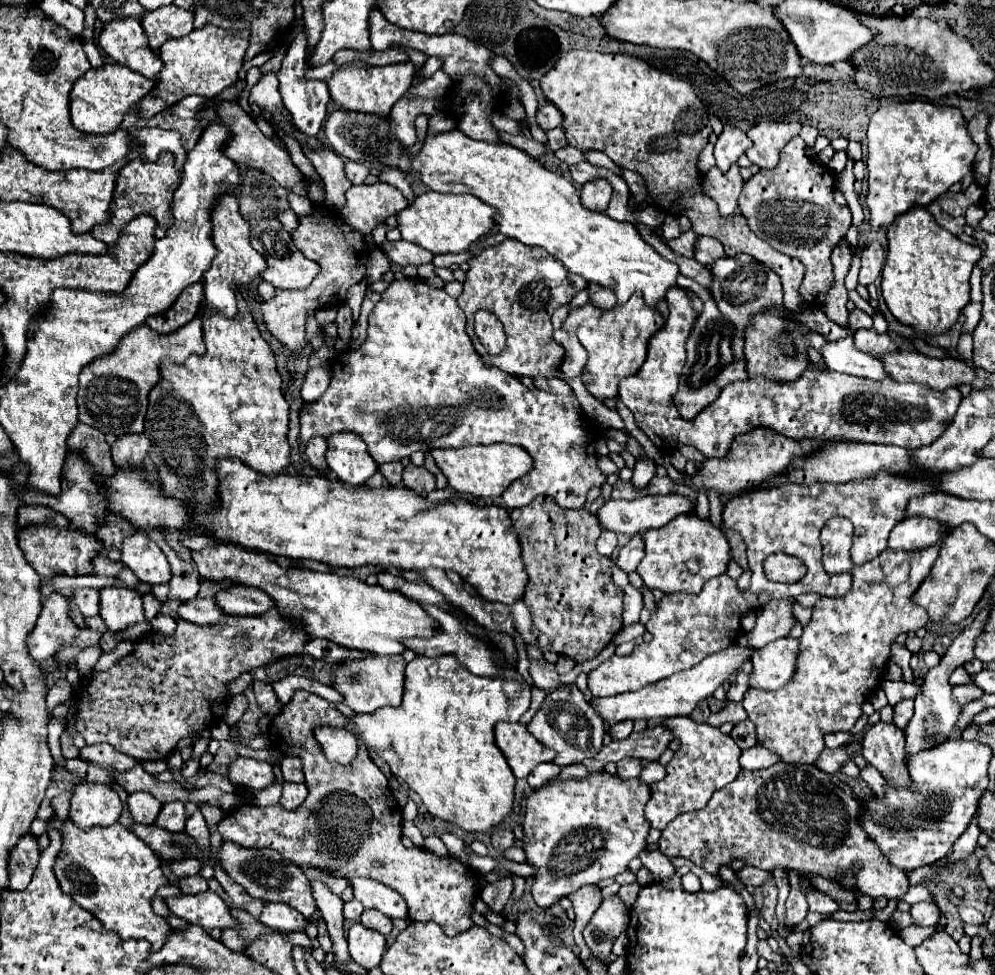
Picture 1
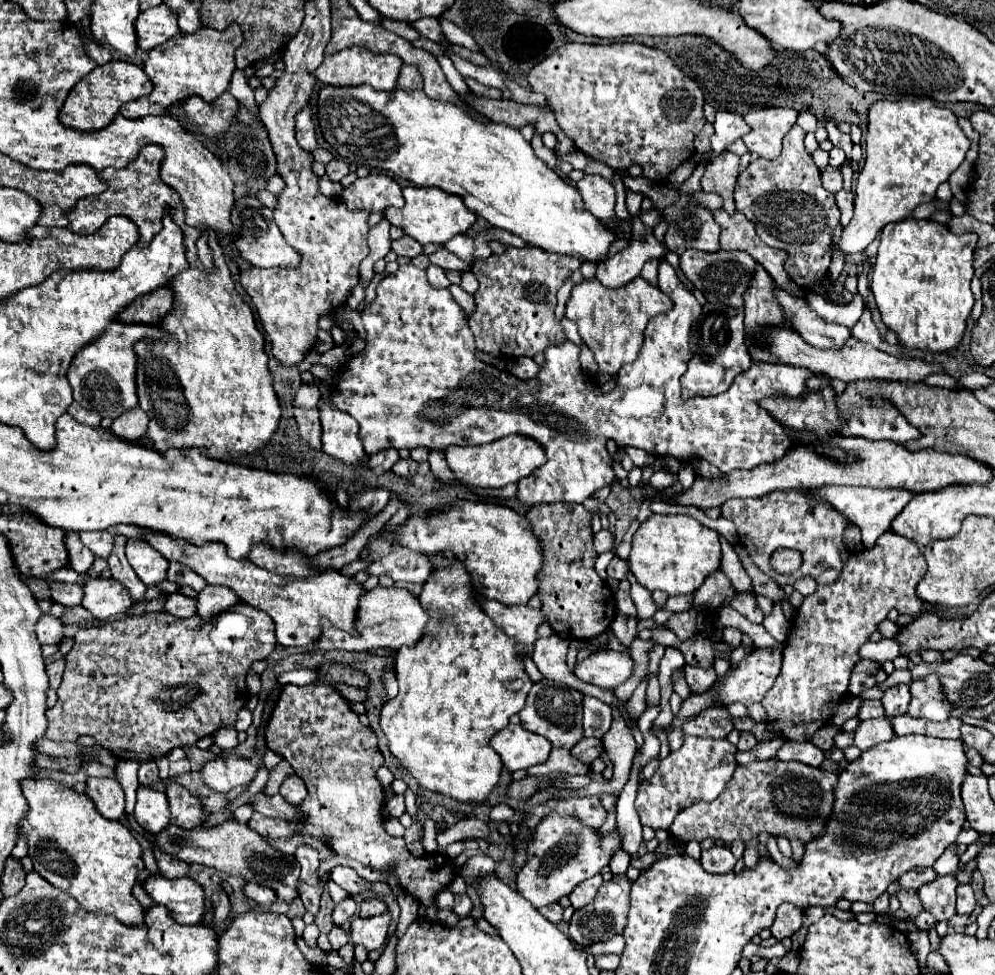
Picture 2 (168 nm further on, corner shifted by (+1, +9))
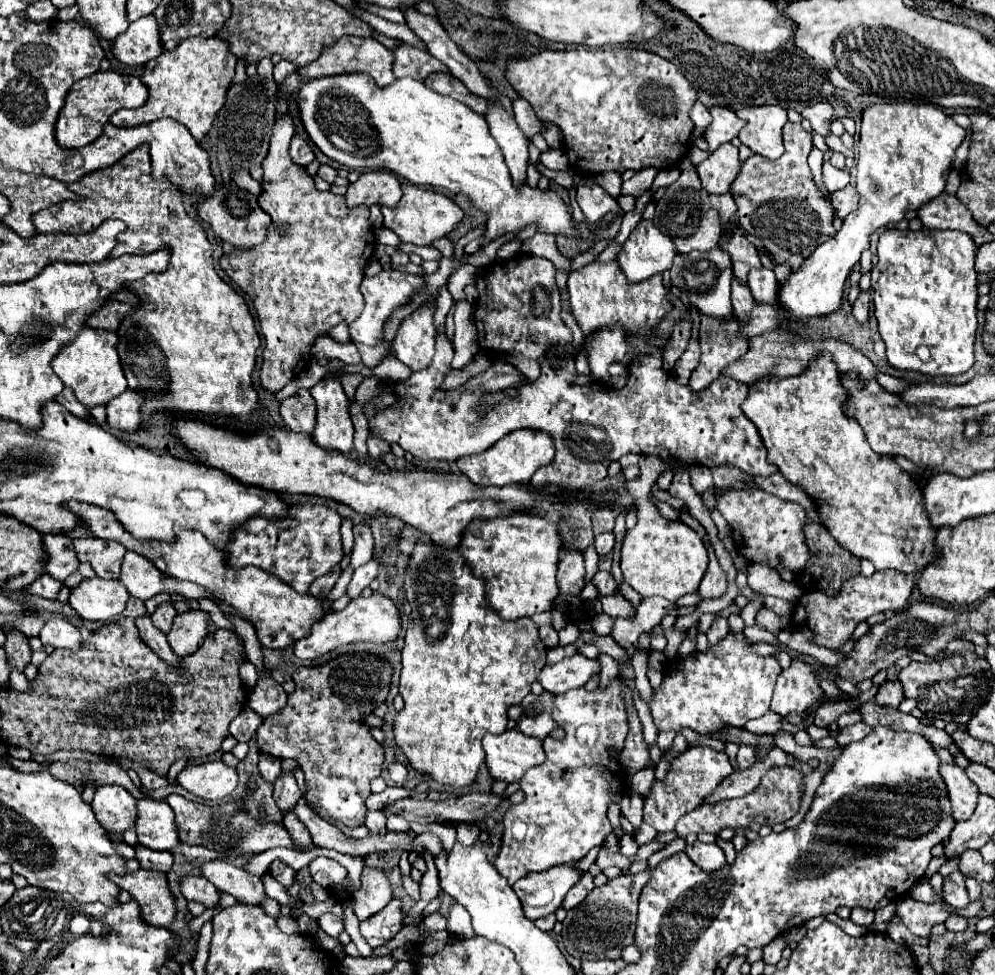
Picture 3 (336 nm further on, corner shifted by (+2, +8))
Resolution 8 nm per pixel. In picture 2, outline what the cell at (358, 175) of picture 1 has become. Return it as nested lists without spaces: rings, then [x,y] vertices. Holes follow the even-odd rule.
[[[333,159],[327,163],[327,177],[331,181],[341,181],[345,175],[349,173],[349,165],[345,161],[339,161],[339,159]]]

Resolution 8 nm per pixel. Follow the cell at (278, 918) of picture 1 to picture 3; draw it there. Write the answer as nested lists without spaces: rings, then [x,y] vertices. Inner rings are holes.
[[[220,860],[204,862],[200,868],[204,878],[208,878],[218,890],[232,894],[240,904],[260,904],[266,898],[262,880],[242,868]]]

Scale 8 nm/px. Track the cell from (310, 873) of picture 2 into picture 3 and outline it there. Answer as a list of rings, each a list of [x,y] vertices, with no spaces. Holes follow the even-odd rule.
[[[286,812],[286,814],[284,814],[284,826],[286,826],[286,830],[290,832],[290,838],[292,838],[292,842],[294,842],[294,850],[304,852],[304,850],[310,850],[310,848],[312,848],[310,832],[306,830],[306,826],[304,826],[292,812]]]

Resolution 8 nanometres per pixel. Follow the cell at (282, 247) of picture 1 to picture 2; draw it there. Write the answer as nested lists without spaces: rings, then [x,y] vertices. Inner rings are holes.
[[[243,197],[235,201],[235,207],[231,211],[231,223],[233,223],[233,241],[241,253],[243,259],[247,259],[255,267],[295,267],[299,265],[299,253],[293,251],[283,239],[283,233],[273,221],[273,211],[265,207],[257,197]]]

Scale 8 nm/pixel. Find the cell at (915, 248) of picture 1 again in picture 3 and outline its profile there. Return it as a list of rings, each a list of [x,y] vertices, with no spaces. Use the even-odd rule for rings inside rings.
[[[888,228],[880,234],[878,264],[872,268],[874,314],[880,336],[886,344],[886,358],[894,368],[920,370],[930,376],[954,376],[974,364],[976,336],[976,244],[970,234],[954,230],[898,230]]]

